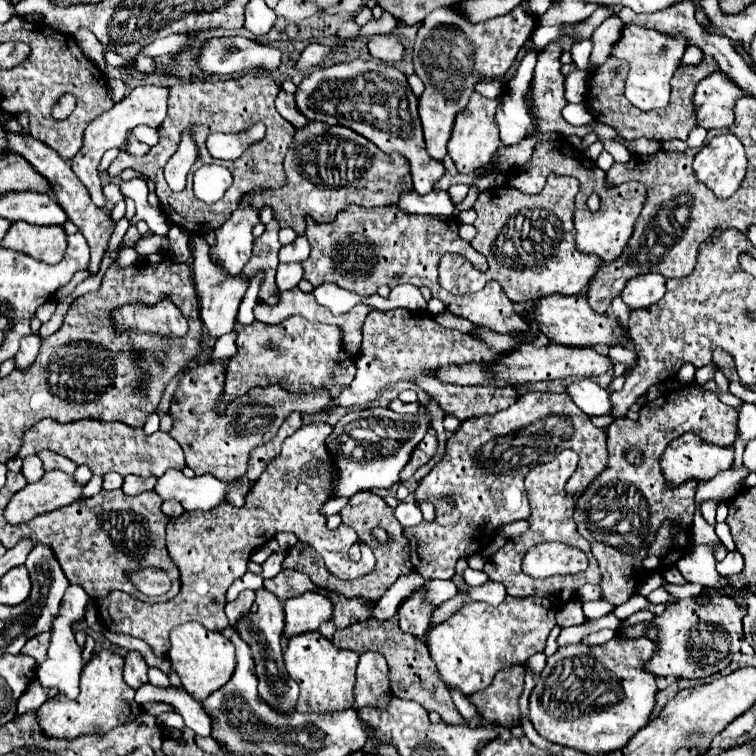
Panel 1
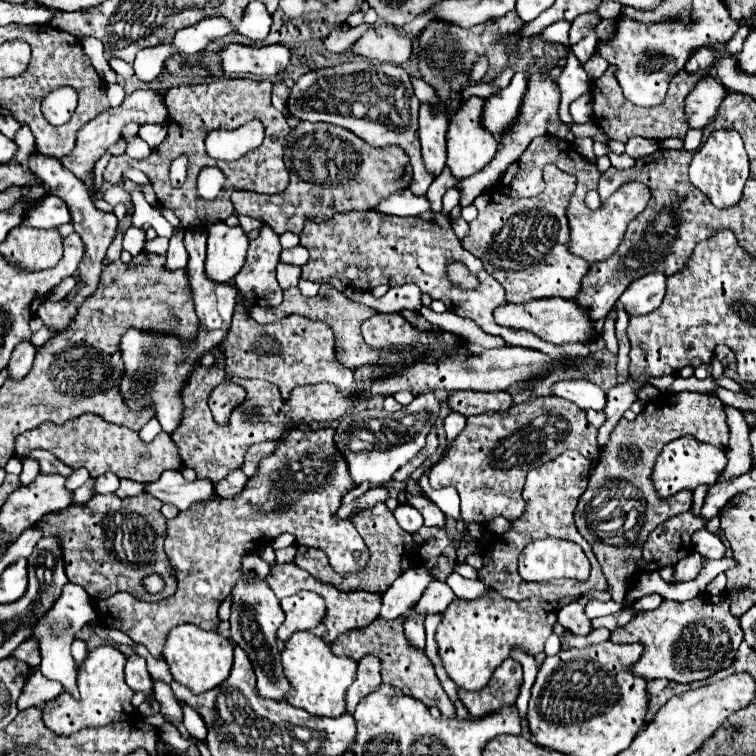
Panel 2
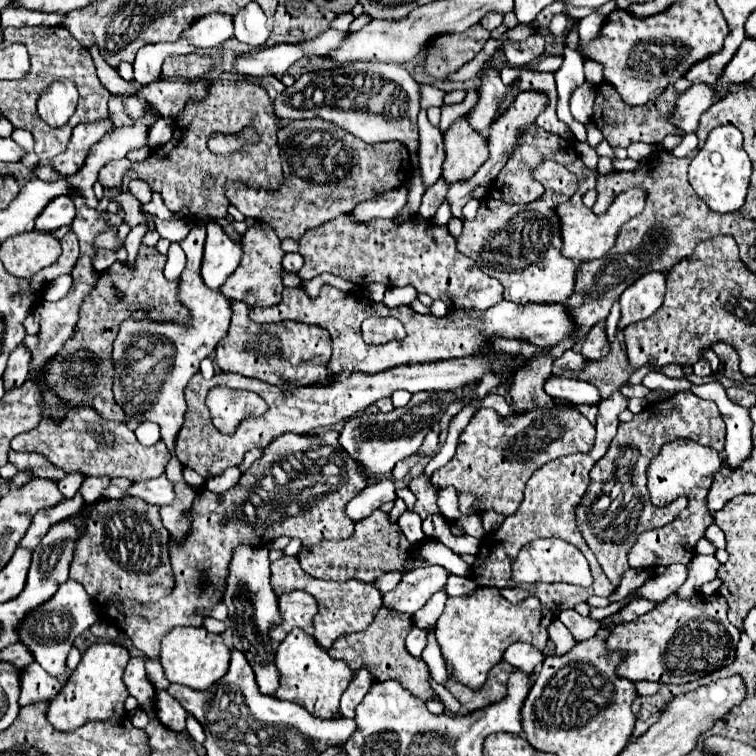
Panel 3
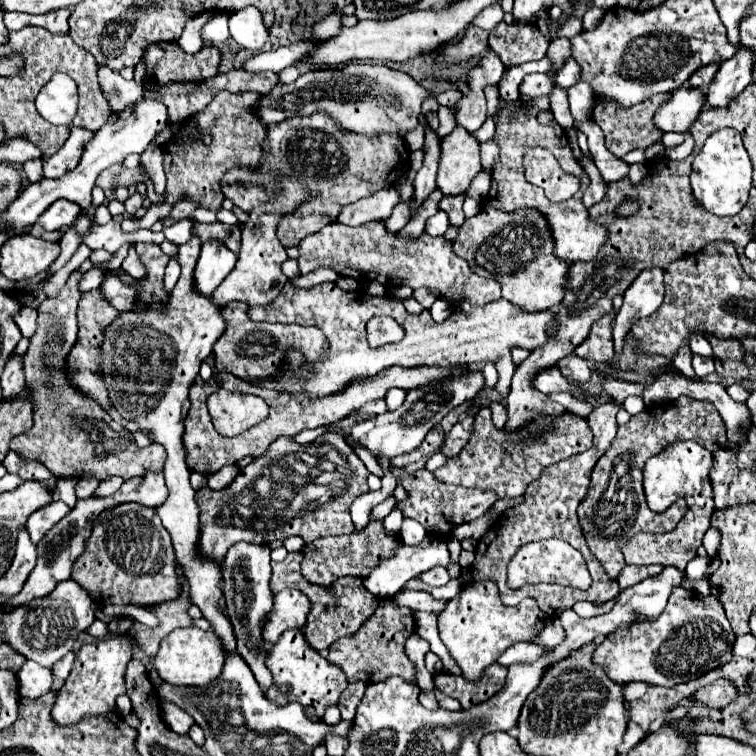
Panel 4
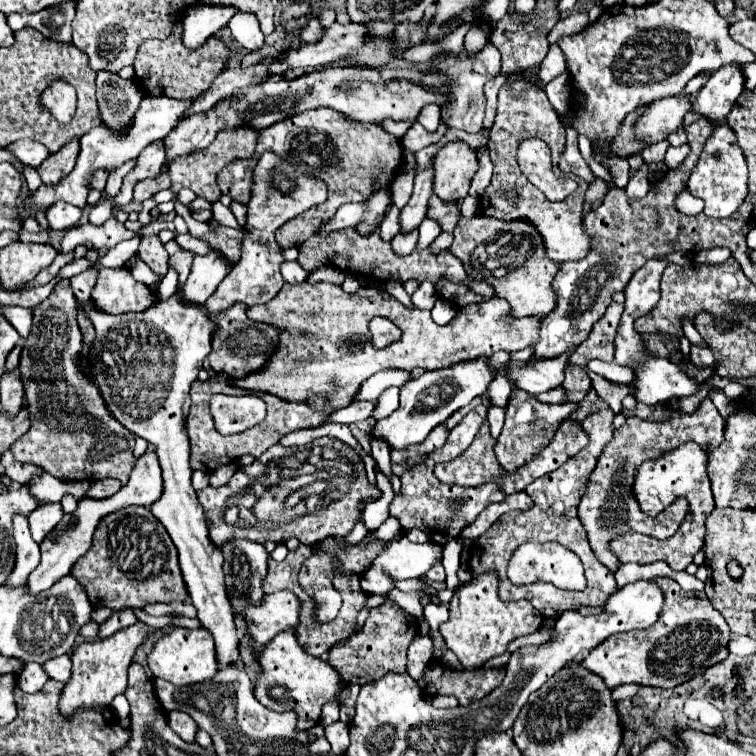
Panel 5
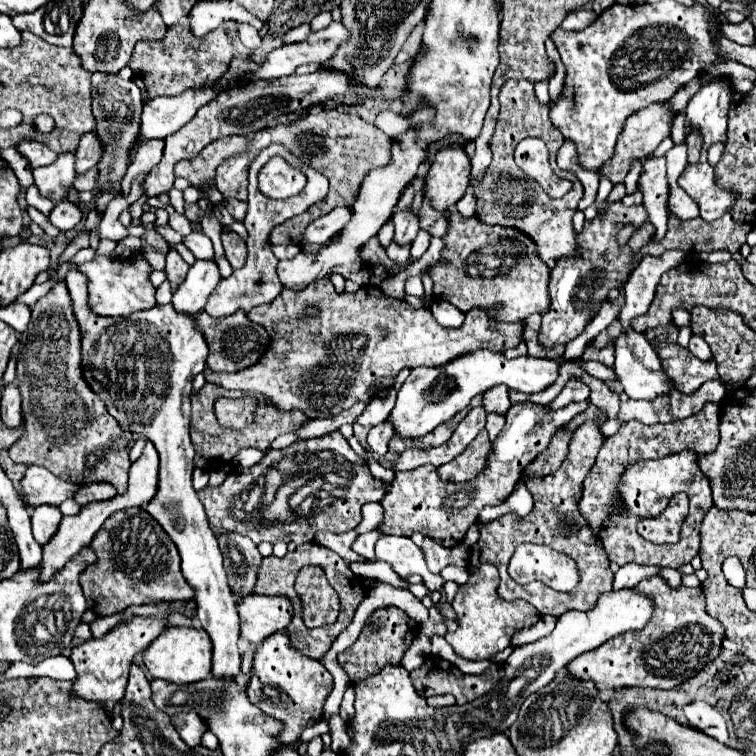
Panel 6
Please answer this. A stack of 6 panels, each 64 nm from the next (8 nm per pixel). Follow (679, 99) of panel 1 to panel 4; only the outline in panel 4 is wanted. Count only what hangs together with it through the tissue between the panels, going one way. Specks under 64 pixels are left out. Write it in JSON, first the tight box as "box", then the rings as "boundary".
{"box":[592,92,672,158],"boundary":[[[664,92],[664,94],[658,94],[658,96],[650,98],[650,100],[644,100],[642,104],[636,104],[636,106],[632,106],[632,108],[624,108],[624,106],[620,106],[616,100],[610,100],[610,102],[598,100],[592,118],[594,118],[594,122],[602,128],[604,136],[606,136],[606,148],[608,148],[614,156],[622,158],[622,156],[626,156],[626,152],[630,152],[630,150],[634,150],[634,148],[648,148],[648,146],[660,142],[662,136],[664,136],[664,132],[662,132],[660,128],[656,128],[654,116],[656,116],[656,110],[658,110],[662,104],[666,104],[670,98],[672,98],[672,92]]]}

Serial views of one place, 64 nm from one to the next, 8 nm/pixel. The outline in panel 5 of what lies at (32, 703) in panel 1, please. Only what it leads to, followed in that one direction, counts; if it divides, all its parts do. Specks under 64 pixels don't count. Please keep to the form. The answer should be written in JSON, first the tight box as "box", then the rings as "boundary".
{"box":[18,662,50,694],"boundary":[[[24,662],[24,668],[18,674],[18,686],[20,686],[20,690],[30,692],[30,694],[34,694],[36,690],[40,690],[40,686],[44,686],[48,680],[50,678],[48,678],[46,670],[40,664],[34,664],[34,662]]]}

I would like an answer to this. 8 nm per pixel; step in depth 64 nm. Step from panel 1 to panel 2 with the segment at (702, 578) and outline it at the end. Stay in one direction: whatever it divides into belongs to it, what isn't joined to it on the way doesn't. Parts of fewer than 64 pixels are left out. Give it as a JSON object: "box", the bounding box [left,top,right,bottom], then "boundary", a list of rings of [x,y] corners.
{"box":[674,552,706,582],"boundary":[[[694,552],[690,556],[686,556],[684,560],[680,560],[676,566],[674,566],[674,582],[686,582],[686,580],[694,580],[702,566],[704,566],[704,560],[706,556],[702,556],[700,552]]]}

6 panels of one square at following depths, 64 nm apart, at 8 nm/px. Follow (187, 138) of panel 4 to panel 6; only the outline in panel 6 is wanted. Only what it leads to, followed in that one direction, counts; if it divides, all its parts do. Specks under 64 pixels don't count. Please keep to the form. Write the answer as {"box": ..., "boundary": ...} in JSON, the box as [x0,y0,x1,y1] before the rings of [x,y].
{"box":[174,136,248,190],"boundary":[[[224,136],[208,144],[198,156],[192,160],[180,160],[174,166],[174,174],[186,178],[190,186],[204,190],[204,184],[214,184],[214,170],[228,160],[230,156],[242,154],[248,148],[248,136]]]}

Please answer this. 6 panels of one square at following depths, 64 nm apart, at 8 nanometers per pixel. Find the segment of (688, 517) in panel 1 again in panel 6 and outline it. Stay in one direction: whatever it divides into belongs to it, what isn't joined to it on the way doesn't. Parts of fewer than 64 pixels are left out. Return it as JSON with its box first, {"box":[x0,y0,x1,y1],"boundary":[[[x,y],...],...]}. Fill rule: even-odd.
{"box":[578,402,720,544],"boundary":[[[708,402],[708,404],[704,404],[704,408],[698,414],[670,422],[670,424],[646,426],[638,420],[630,420],[630,422],[624,422],[620,426],[620,430],[602,444],[602,448],[596,456],[596,464],[592,466],[588,478],[584,480],[584,494],[578,504],[580,514],[588,522],[590,530],[598,542],[600,542],[600,532],[604,530],[604,522],[610,520],[612,514],[616,514],[616,500],[620,500],[618,484],[620,484],[620,478],[626,472],[626,468],[636,464],[640,458],[664,458],[664,456],[680,452],[684,448],[694,450],[698,454],[714,452],[714,448],[718,446],[718,440],[720,440],[718,412],[720,412],[718,404]],[[676,494],[672,506],[668,506],[660,516],[656,518],[644,518],[638,520],[637,531],[646,540],[655,544],[674,544],[680,537],[680,526],[688,514],[688,496]]]}

